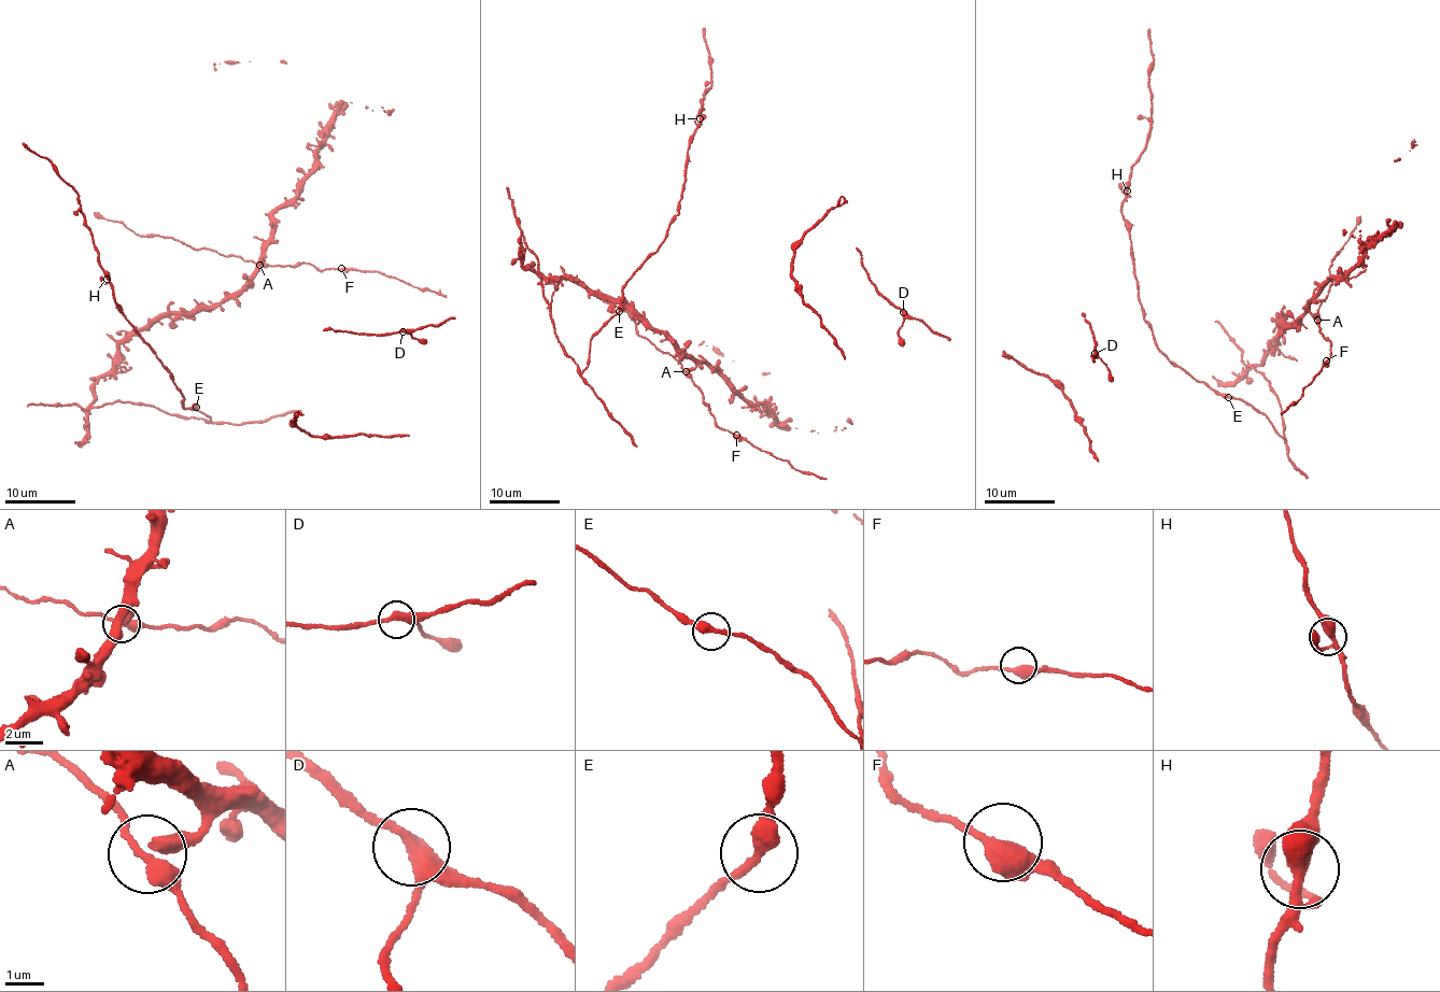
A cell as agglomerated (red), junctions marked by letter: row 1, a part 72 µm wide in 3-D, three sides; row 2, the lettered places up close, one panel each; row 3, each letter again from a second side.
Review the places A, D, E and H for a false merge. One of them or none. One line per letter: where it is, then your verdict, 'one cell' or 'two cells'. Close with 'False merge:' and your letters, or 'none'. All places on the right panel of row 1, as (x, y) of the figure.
A: place (1317, 320); one cell
D: place (1095, 353); one cell
E: place (1228, 397); one cell
H: place (1127, 190); one cell
False merge: none

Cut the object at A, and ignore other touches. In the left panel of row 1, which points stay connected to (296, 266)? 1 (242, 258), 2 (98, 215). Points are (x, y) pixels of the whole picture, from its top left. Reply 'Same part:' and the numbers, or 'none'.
Same part: 1, 2

